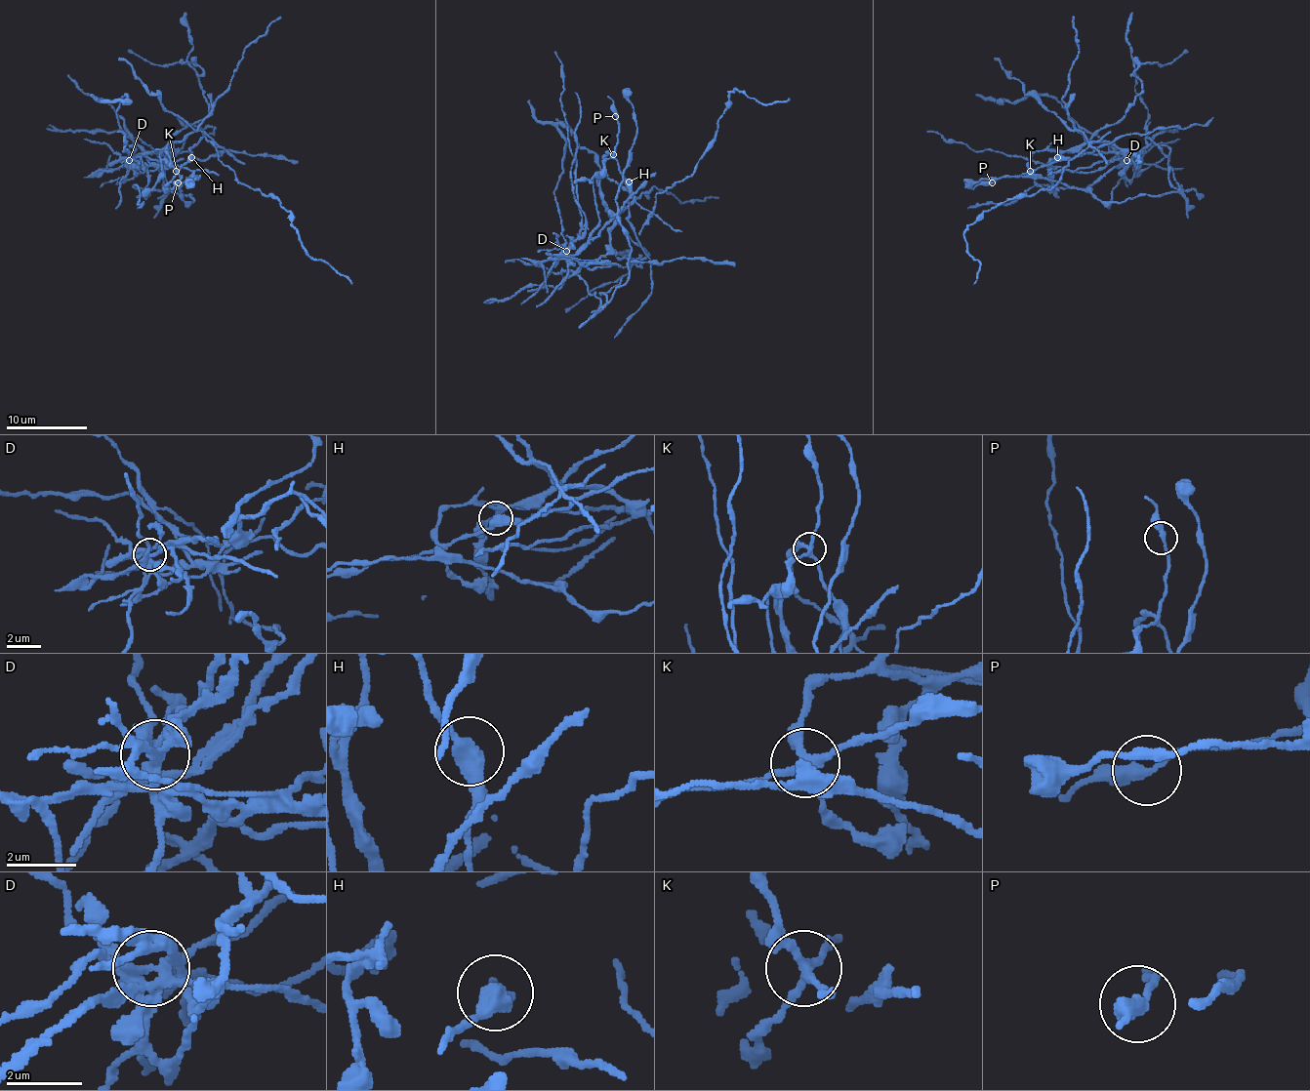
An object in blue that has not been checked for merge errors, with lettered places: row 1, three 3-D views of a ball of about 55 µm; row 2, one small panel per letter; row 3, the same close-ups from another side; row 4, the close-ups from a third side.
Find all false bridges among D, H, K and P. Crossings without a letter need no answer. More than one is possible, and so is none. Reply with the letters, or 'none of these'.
D, K

